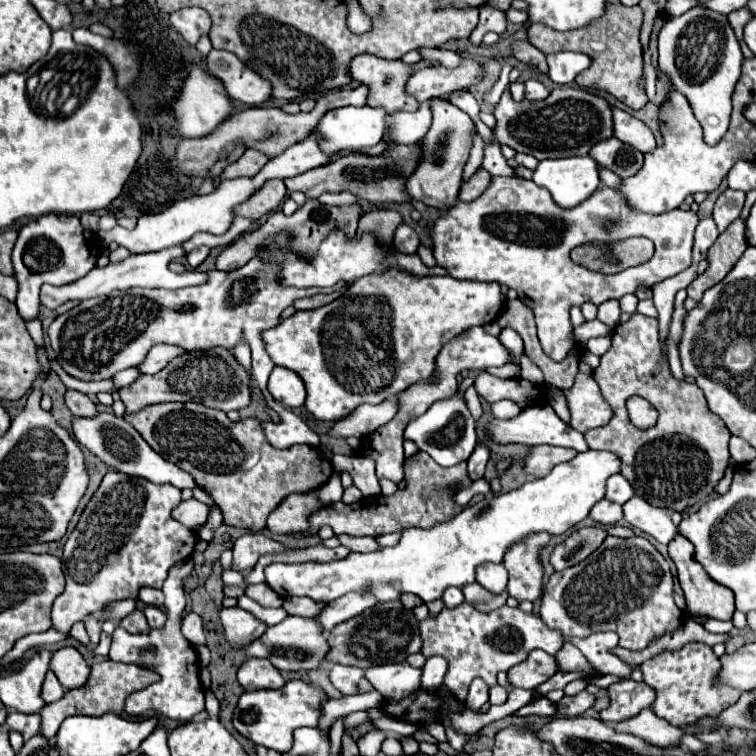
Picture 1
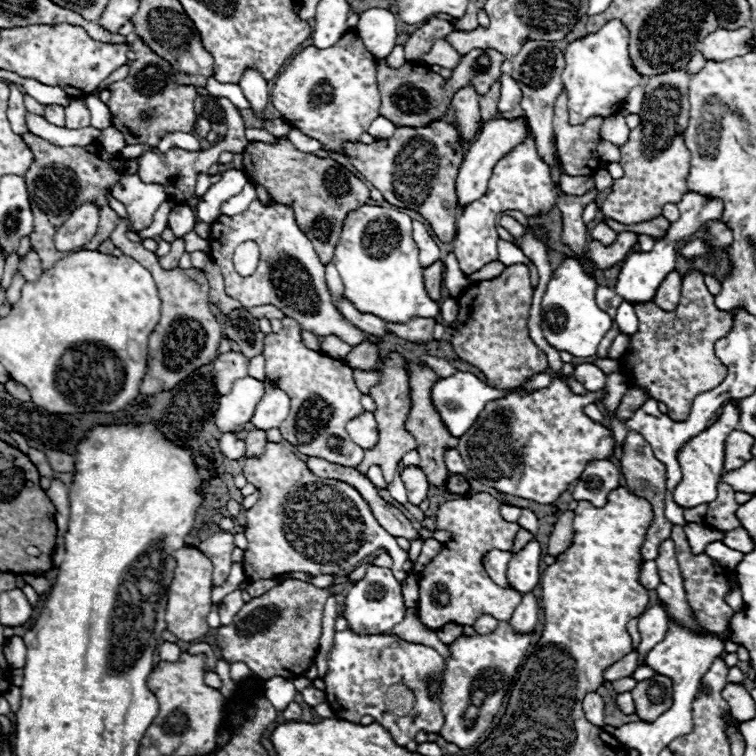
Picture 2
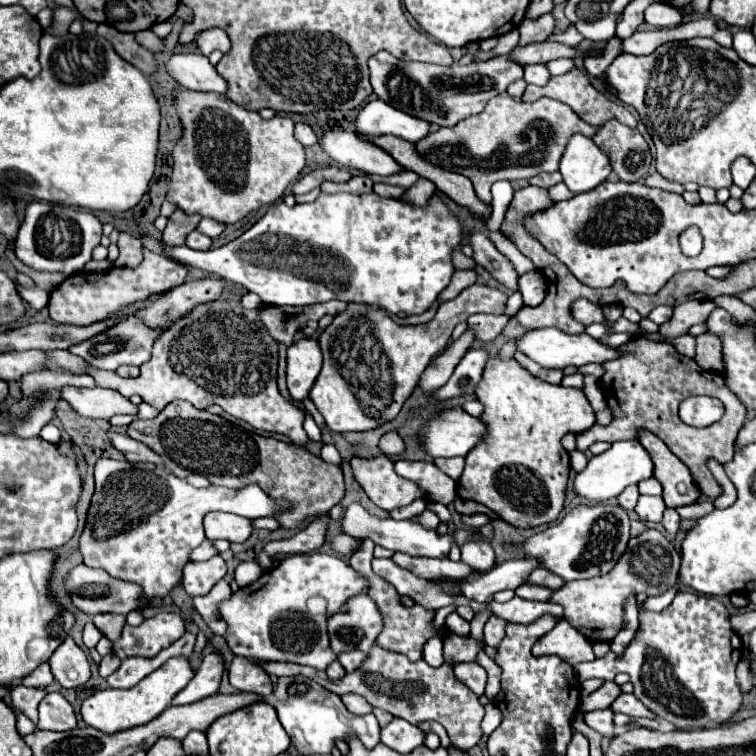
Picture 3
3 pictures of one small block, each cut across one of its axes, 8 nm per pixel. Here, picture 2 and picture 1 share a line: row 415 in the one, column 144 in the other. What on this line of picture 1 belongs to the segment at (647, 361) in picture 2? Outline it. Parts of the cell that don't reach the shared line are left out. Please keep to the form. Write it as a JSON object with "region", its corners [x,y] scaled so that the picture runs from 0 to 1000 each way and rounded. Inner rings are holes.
{"region":[[[148,873],[124,878],[114,907],[101,910],[101,913],[90,913],[85,918],[85,923],[79,923],[71,931],[61,931],[56,937],[56,942],[53,942],[53,947],[56,947],[53,971],[63,979],[71,976],[79,958],[85,955],[85,950],[98,947],[98,944],[114,944],[114,947],[135,947],[135,944],[143,944],[143,942],[161,944],[169,918],[188,913],[188,910],[193,910],[193,907],[209,902],[209,899],[212,899],[212,894],[204,886],[196,886],[196,884],[188,884],[188,881],[180,881],[180,878],[161,878],[161,876],[148,876]]]}

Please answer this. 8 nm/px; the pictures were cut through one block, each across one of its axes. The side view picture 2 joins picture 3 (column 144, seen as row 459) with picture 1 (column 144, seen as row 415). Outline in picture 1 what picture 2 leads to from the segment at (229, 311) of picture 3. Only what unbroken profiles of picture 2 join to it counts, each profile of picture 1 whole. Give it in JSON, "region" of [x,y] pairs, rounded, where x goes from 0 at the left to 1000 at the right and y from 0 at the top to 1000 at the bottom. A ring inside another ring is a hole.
{"region":[[[299,460],[254,463],[241,474],[230,474],[225,484],[209,495],[188,495],[172,511],[159,513],[159,529],[164,532],[169,548],[214,532],[265,532],[275,540],[288,540],[296,545],[320,542],[331,532],[331,500],[325,489],[312,479],[310,468]]]}

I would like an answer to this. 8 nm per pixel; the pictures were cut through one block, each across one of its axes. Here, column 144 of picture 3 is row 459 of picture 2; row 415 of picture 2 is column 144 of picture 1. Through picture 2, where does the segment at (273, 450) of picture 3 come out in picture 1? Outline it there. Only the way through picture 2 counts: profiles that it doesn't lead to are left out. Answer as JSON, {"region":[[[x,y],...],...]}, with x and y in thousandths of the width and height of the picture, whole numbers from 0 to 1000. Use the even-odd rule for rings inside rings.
{"region":[[[204,534],[185,545],[167,548],[167,558],[172,558],[214,606],[246,622],[259,640],[280,656],[296,680],[296,690],[312,698],[347,701],[354,680],[376,656],[423,646],[439,627],[439,611],[426,608],[418,593],[389,587],[378,595],[365,595],[354,587],[341,556],[307,558],[294,542],[267,534]]]}

